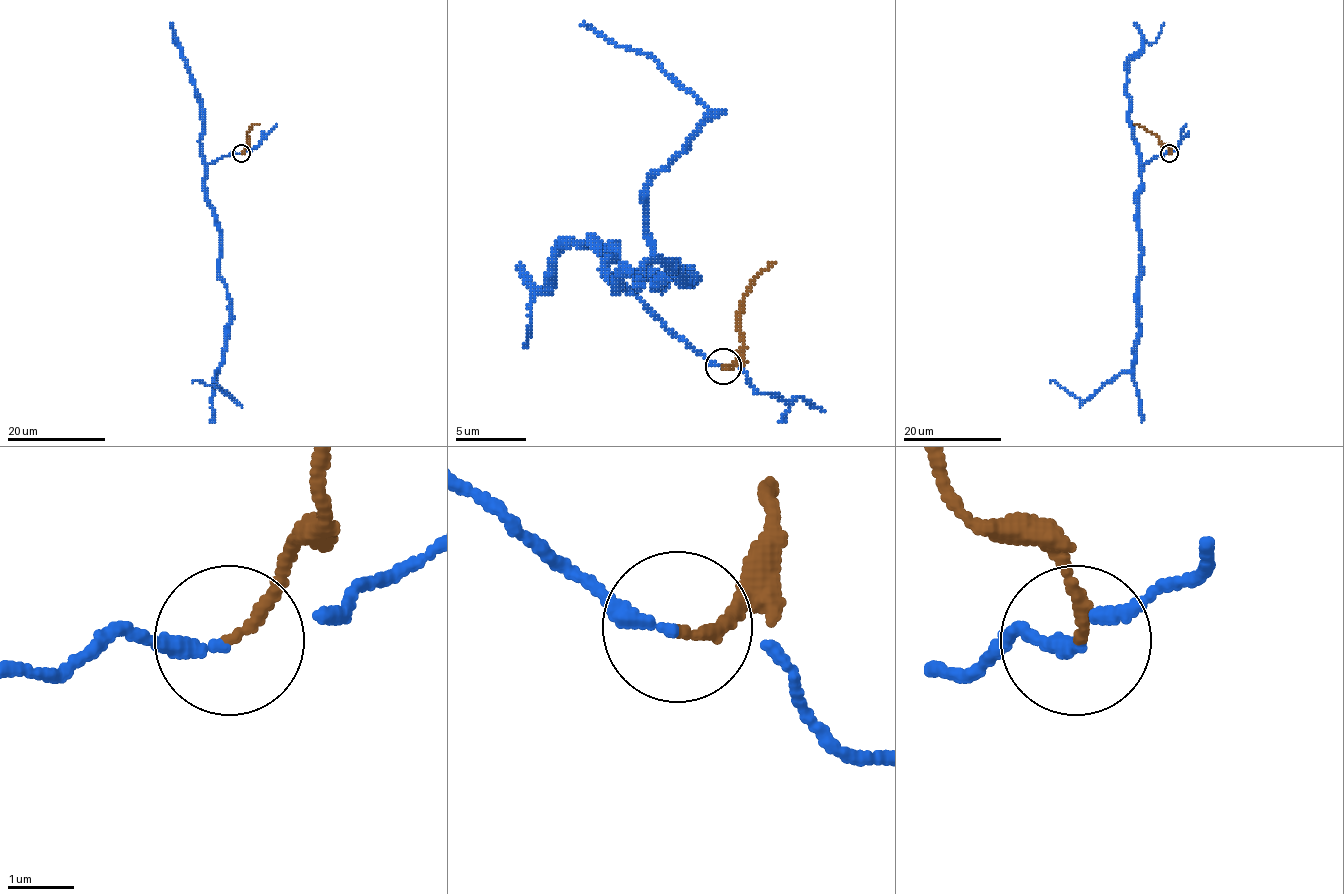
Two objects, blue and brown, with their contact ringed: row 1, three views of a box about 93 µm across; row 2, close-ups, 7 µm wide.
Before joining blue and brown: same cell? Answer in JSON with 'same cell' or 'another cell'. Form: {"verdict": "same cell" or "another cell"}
{"verdict": "another cell"}

